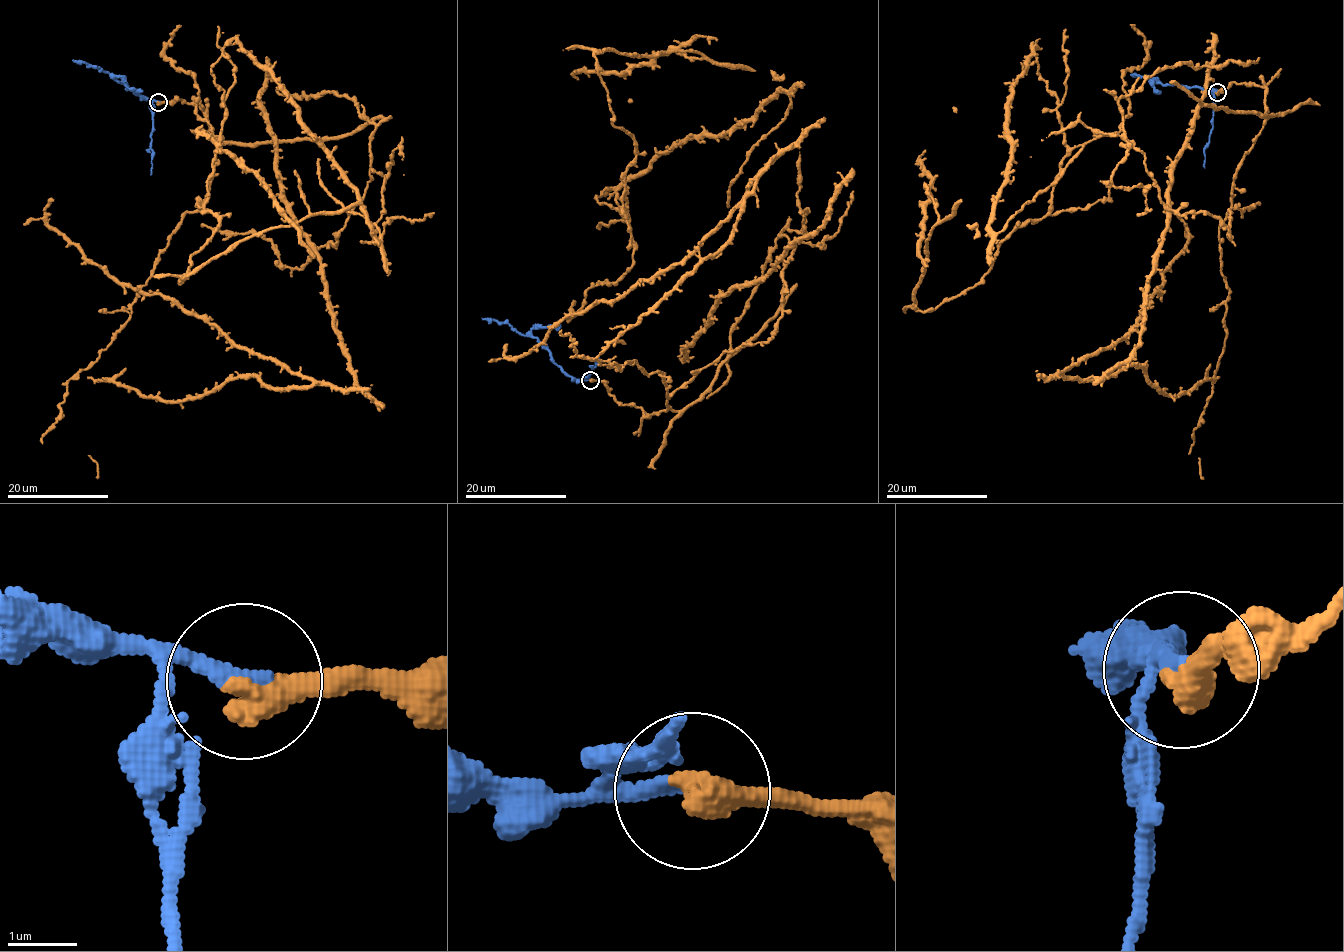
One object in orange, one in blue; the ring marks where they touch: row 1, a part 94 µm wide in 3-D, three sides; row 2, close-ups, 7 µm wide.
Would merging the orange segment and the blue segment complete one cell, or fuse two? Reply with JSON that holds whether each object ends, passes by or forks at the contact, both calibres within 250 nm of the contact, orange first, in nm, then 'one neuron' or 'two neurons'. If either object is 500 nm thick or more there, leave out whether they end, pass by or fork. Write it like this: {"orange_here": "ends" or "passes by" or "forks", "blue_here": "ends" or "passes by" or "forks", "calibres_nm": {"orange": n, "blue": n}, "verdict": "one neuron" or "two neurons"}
{"orange_here": "ends", "blue_here": "ends", "calibres_nm": {"orange": 480, "blue": 240}, "verdict": "two neurons"}

